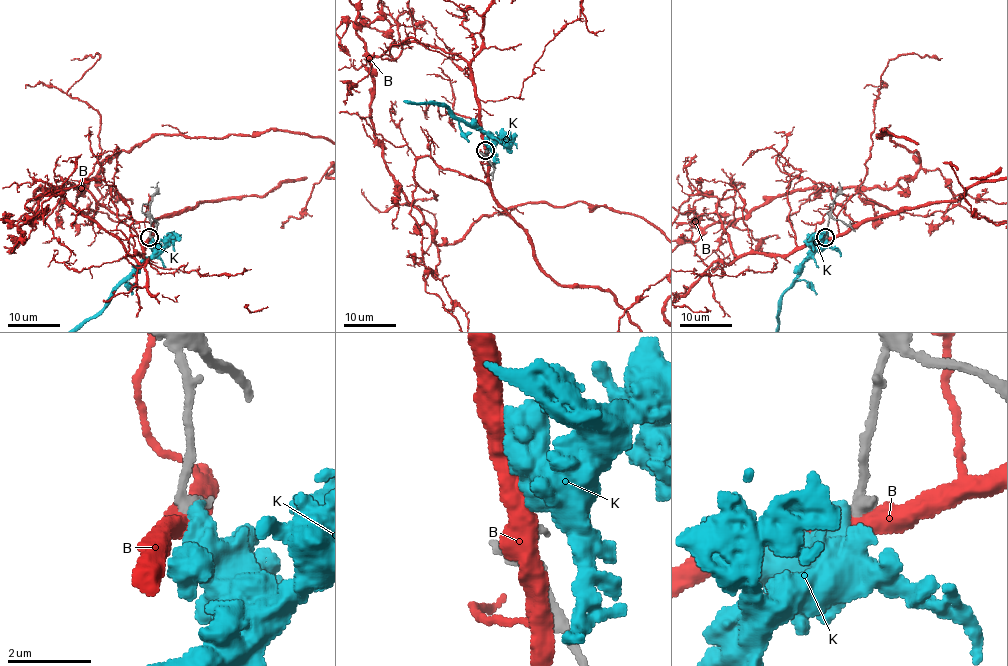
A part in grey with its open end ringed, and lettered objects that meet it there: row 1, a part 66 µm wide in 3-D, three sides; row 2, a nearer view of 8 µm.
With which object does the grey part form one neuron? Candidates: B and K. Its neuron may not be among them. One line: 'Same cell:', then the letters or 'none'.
Same cell: none

